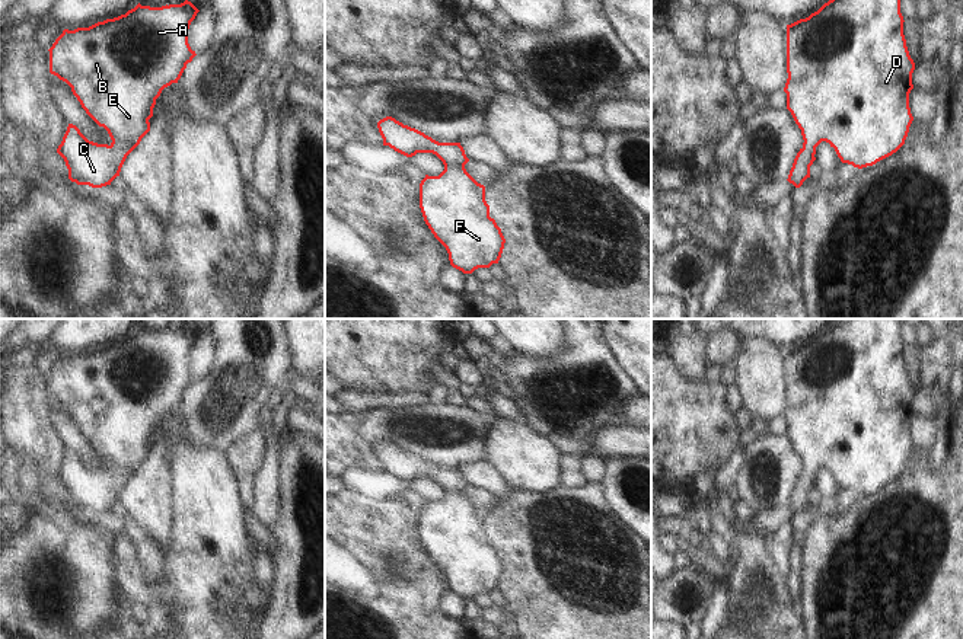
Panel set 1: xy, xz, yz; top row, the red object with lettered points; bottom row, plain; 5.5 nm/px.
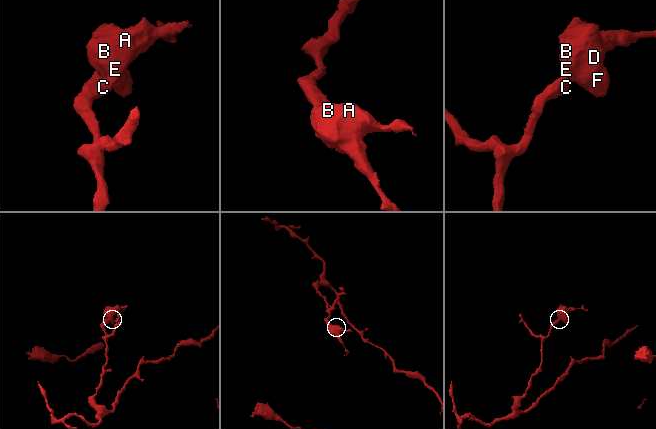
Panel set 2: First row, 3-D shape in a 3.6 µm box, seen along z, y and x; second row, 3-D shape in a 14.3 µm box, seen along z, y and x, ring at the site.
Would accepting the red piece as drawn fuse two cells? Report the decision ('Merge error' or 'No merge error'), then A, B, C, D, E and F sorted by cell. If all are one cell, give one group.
No merge error. Groups: A B C D E F.

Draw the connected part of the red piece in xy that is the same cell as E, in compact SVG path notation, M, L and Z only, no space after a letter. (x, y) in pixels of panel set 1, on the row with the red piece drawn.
M188 0L162 7L140 3L114 19L89 28L64 29L50 51L50 73L66 82L86 114L103 127L112 143L89 141L68 124L57 153L64 159L68 179L77 185L102 188L119 176L127 156L150 131L156 99L162 90L178 83L186 64L197 55L188 44L188 29L200 10Z

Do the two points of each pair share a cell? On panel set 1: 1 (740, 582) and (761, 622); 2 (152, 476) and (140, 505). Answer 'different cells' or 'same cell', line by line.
1: same cell
2: same cell

